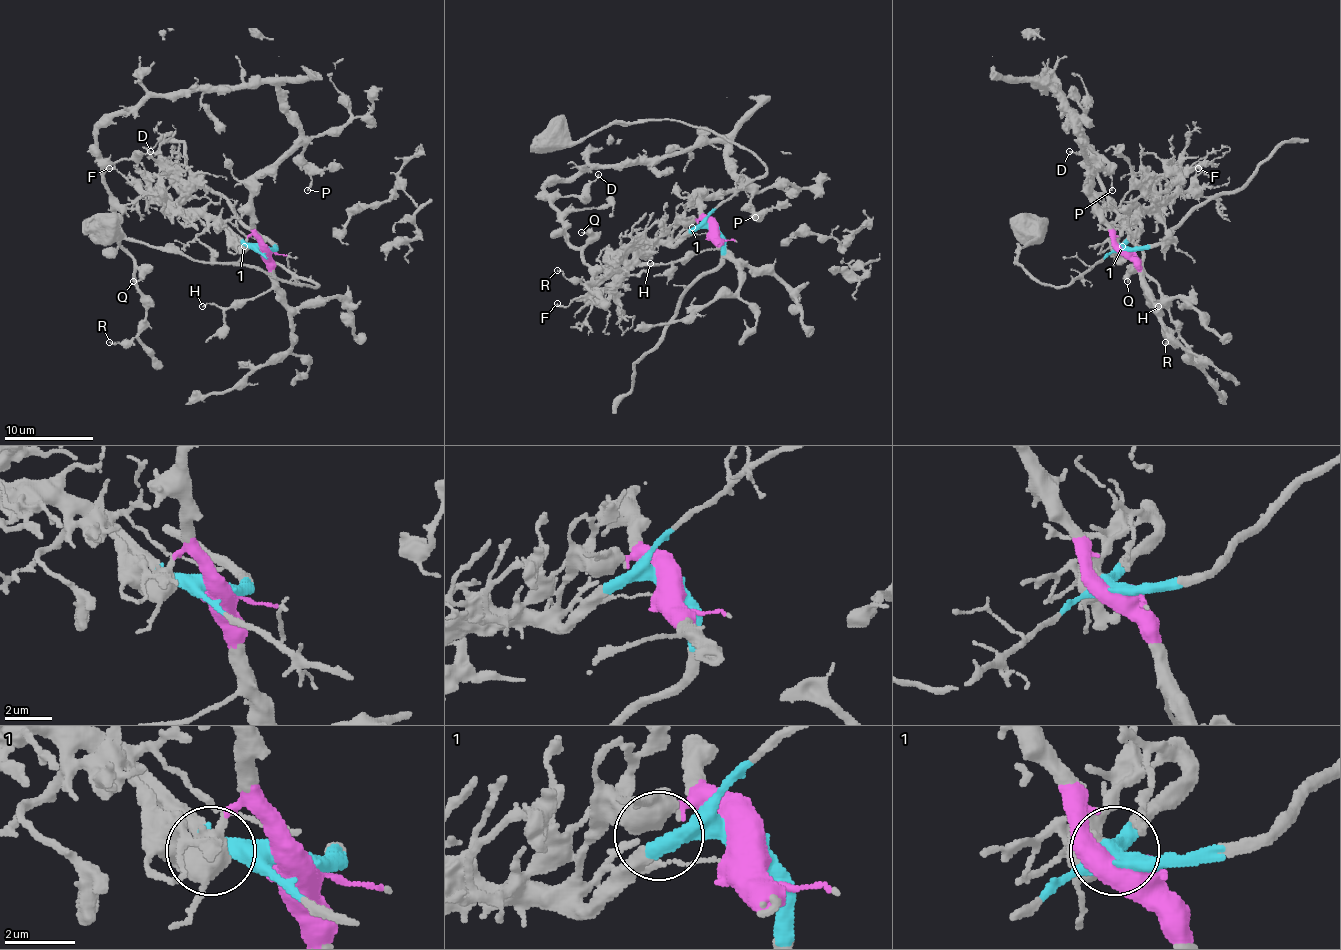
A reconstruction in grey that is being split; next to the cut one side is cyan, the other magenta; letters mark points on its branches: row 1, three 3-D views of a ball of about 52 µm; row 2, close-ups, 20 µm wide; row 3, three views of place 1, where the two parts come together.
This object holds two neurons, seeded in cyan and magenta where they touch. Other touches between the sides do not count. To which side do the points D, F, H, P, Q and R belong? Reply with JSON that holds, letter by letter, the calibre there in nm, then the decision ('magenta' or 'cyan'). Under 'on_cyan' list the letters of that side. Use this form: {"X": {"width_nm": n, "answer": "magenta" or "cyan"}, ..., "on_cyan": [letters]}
{"D": {"width_nm": 130, "answer": "magenta"}, "F": {"width_nm": 130, "answer": "cyan"}, "H": {"width_nm": 130, "answer": "magenta"}, "P": {"width_nm": 160, "answer": "magenta"}, "Q": {"width_nm": 150, "answer": "magenta"}, "R": {"width_nm": 130, "answer": "magenta"}, "on_cyan": ["F"]}

